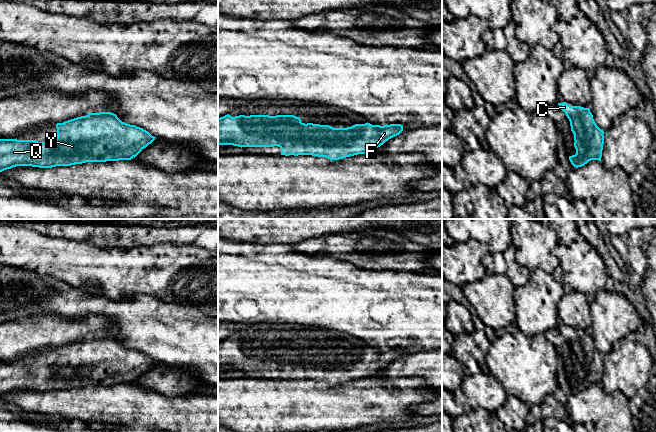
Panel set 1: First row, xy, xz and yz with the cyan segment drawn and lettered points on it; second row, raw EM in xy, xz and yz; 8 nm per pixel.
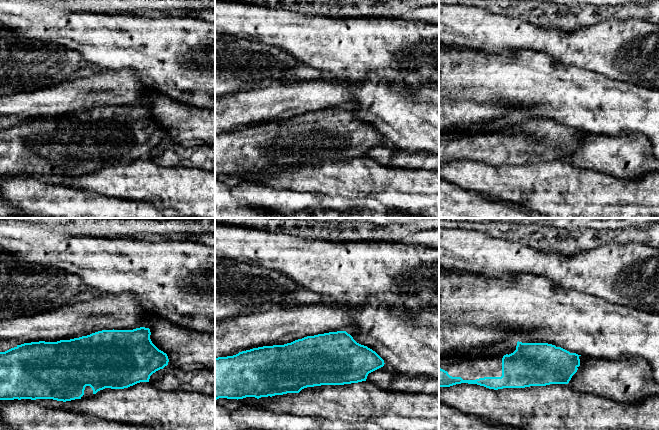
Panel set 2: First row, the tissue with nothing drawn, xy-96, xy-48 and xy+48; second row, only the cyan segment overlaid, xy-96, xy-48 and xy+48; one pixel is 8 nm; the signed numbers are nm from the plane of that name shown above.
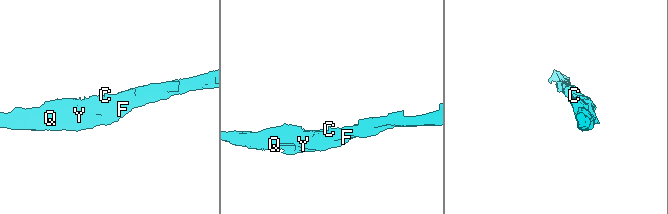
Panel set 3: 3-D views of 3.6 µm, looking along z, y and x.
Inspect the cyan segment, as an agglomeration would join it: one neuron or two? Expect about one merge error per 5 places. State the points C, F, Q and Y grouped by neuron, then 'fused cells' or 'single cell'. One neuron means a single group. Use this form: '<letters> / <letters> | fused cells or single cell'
C F Q Y | single cell

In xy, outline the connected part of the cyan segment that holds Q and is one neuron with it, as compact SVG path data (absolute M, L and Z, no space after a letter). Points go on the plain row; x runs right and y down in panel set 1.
M111 336L89 337L63 347L57 347L54 366L36 364L0 363L0 396L16 390L52 392L86 386L131 384L156 361L135 349L122 346Z

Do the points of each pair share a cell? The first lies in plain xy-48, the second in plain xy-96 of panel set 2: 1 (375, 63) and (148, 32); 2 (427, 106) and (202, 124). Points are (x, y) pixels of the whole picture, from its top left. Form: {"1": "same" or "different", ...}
{"1": "same", "2": "same"}

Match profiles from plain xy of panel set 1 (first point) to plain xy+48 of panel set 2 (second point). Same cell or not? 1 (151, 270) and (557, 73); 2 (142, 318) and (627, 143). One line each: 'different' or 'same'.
1: different
2: different

